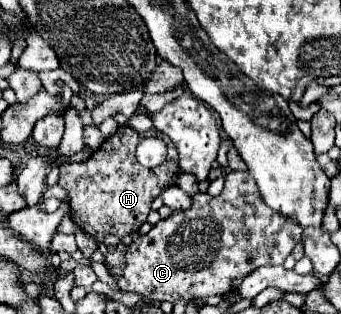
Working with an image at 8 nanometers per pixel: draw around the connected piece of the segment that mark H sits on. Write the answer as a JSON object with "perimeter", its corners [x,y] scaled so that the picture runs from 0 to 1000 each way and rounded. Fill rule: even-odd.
{"perimeter":[[[349,404],[337,430],[308,443],[308,455],[273,481],[273,494],[255,513],[238,519],[208,519],[185,513],[179,519],[179,564],[173,589],[196,608],[202,621],[202,653],[208,653],[208,697],[226,710],[238,736],[267,748],[279,768],[296,768],[314,748],[343,748],[367,755],[419,717],[443,672],[443,646],[455,627],[466,627],[466,608],[478,596],[501,596],[519,583],[519,557],[531,551],[525,532],[525,500],[519,475],[507,455],[496,455],[496,500],[507,513],[490,513],[478,532],[419,532],[396,506],[396,468],[419,436],[437,436],[431,424],[402,424],[384,404]]]}

